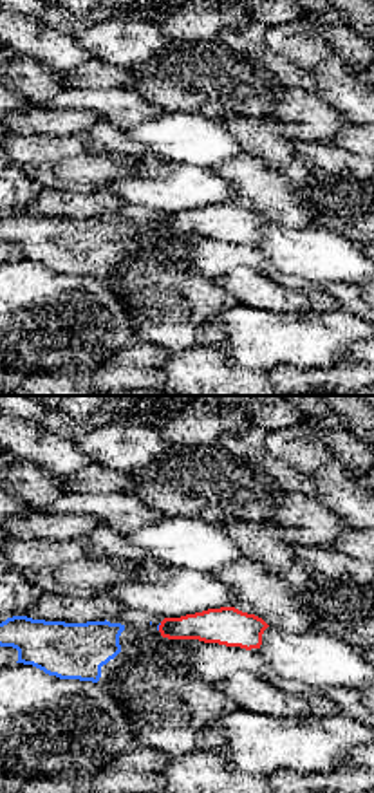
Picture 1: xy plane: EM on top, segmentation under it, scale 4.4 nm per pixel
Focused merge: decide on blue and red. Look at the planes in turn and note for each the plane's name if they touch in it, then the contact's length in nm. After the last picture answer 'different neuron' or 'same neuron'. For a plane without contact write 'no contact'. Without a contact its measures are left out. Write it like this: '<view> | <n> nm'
xy | 40 nm

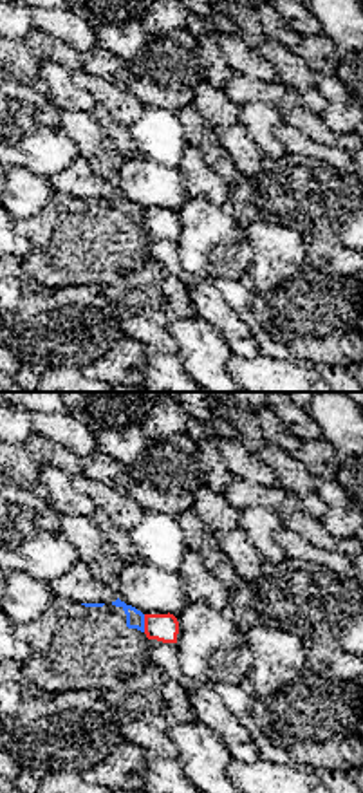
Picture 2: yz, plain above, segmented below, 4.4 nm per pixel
yz | 80 nm

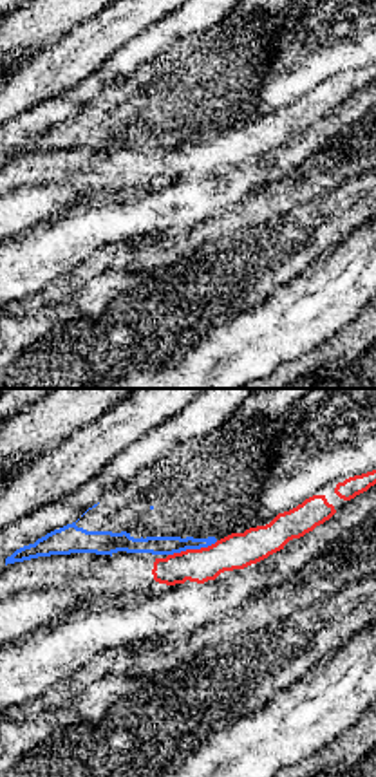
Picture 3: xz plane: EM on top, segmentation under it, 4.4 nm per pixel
xz | 240 nm

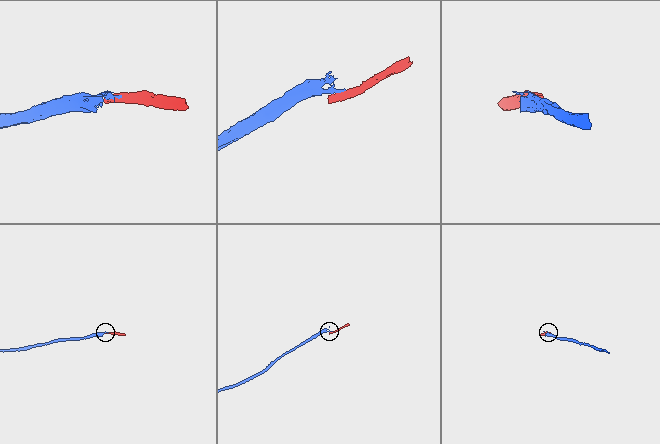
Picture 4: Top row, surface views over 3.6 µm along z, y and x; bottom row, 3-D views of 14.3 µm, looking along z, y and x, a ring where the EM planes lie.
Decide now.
different neuron

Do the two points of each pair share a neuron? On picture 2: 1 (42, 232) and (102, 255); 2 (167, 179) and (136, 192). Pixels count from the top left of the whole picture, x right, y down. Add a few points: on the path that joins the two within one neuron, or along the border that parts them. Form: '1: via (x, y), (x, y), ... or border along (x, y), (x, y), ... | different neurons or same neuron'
1: via (56, 235), (65, 235), (74, 242), (87, 242) | same neuron
2: via (159, 185), (143, 185) | same neuron

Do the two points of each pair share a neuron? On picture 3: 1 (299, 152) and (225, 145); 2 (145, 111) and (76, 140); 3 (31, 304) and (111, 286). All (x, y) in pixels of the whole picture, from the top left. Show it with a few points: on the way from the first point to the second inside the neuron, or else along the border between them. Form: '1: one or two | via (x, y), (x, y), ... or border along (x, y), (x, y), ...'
1: two | border along (299, 132), (293, 132), (259, 158)
2: one | via (129, 112), (93, 129)
3: two | border along (105, 268), (87, 279), (69, 297), (33, 311)

